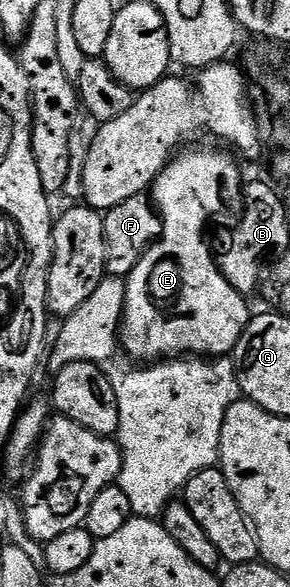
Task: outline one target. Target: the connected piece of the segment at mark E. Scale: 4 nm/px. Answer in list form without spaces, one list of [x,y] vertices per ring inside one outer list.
[[[205,144],[182,149],[169,159],[163,172],[159,172],[153,181],[151,201],[161,216],[161,234],[152,246],[146,248],[139,264],[135,264],[129,277],[124,279],[125,310],[121,314],[119,346],[141,364],[153,364],[161,359],[176,360],[182,356],[214,359],[232,355],[251,317],[249,306],[245,303],[248,302],[246,295],[239,293],[223,276],[217,266],[215,250],[205,239],[209,217],[220,212],[225,198],[242,197],[243,177],[237,167],[238,159],[228,149],[216,150],[213,146],[201,145]]]

